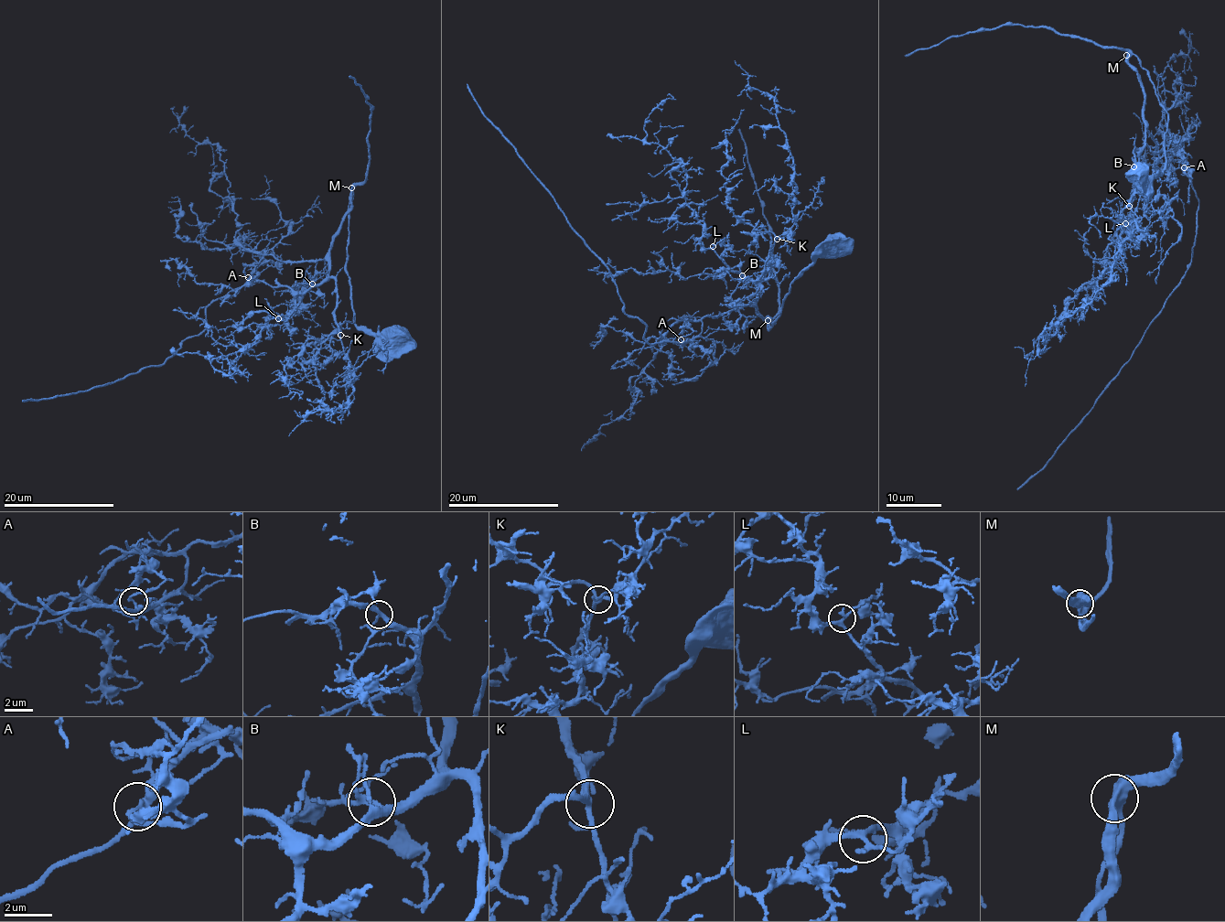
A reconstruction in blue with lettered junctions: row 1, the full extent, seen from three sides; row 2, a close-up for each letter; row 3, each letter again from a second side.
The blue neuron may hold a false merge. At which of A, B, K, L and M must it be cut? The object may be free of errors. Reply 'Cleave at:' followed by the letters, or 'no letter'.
Cleave at: A

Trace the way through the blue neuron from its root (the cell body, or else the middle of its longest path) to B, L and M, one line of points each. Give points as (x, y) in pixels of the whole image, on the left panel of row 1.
B: (392, 337), (354, 322), (345, 268), (352, 191), (330, 251), (328, 278), (312, 284)
L: (392, 337), (354, 322), (345, 268), (352, 191), (330, 251), (328, 278), (302, 292), (295, 307), (278, 318)
M: (392, 337), (389, 339), (370, 332), (354, 322), (351, 284), (345, 268), (351, 187)

